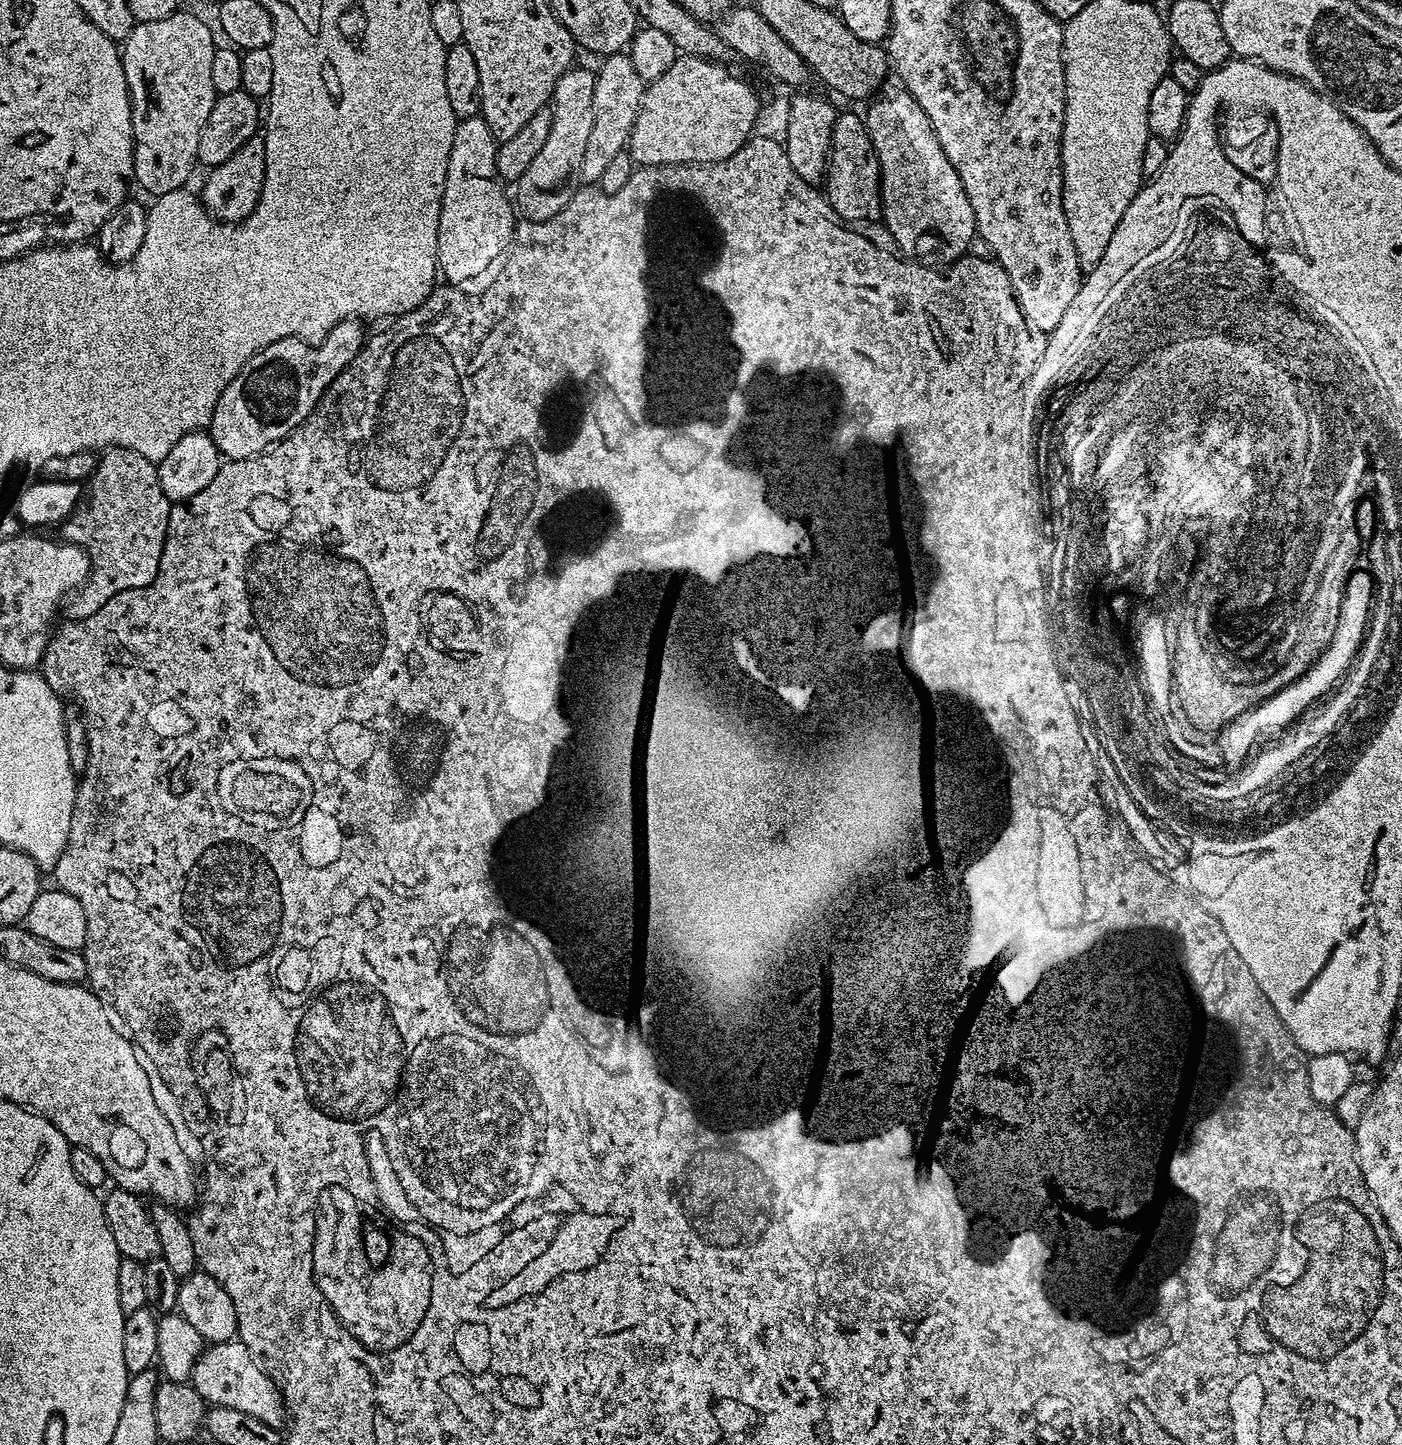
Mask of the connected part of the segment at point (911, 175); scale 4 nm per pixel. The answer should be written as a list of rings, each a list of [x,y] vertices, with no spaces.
[[[907,91],[892,92],[881,100],[873,99],[866,115],[866,127],[870,148],[876,151],[876,160],[880,163],[880,185],[882,193],[882,224],[894,238],[901,252],[909,258],[928,258],[933,256],[936,262],[951,262],[960,259],[969,251],[972,239],[977,239],[976,219],[970,206],[970,198],[966,198],[966,190],[962,186],[962,178],[958,170],[946,158],[934,130],[930,126],[930,118],[918,106],[918,102],[909,96]]]

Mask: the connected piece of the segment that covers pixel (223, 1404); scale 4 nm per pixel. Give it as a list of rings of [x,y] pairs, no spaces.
[[[239,1339],[228,1340],[224,1344],[213,1344],[205,1347],[204,1353],[198,1358],[198,1362],[192,1371],[190,1381],[194,1390],[203,1398],[205,1405],[230,1410],[242,1410],[254,1418],[258,1418],[263,1424],[269,1424],[274,1429],[281,1427],[280,1423],[286,1420],[286,1405],[284,1394],[280,1391],[277,1381],[270,1375],[269,1369],[250,1351]]]

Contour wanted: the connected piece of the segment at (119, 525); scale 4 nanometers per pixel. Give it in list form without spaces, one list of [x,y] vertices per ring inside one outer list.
[[[109,448],[99,457],[86,484],[86,493],[92,498],[92,516],[88,516],[88,520],[92,520],[92,536],[96,536],[96,540],[100,540],[100,536],[108,540],[108,548],[96,548],[96,555],[90,559],[92,563],[100,560],[100,565],[95,567],[99,579],[108,576],[108,581],[116,580],[116,584],[120,584],[121,592],[128,588],[150,586],[160,574],[160,560],[164,557],[164,543],[172,518],[172,504],[162,490],[156,469],[157,465],[142,458],[142,454],[131,452],[128,448]]]

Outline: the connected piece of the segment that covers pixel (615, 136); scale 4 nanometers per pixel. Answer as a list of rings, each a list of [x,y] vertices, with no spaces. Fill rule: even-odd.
[[[627,51],[613,52],[611,56],[603,57],[601,64],[604,65],[598,68],[594,82],[594,126],[586,142],[586,154],[582,154],[578,165],[579,179],[584,179],[581,181],[588,186],[600,181],[610,161],[627,149],[646,87],[646,81],[640,77],[638,70],[634,70],[634,62]]]

